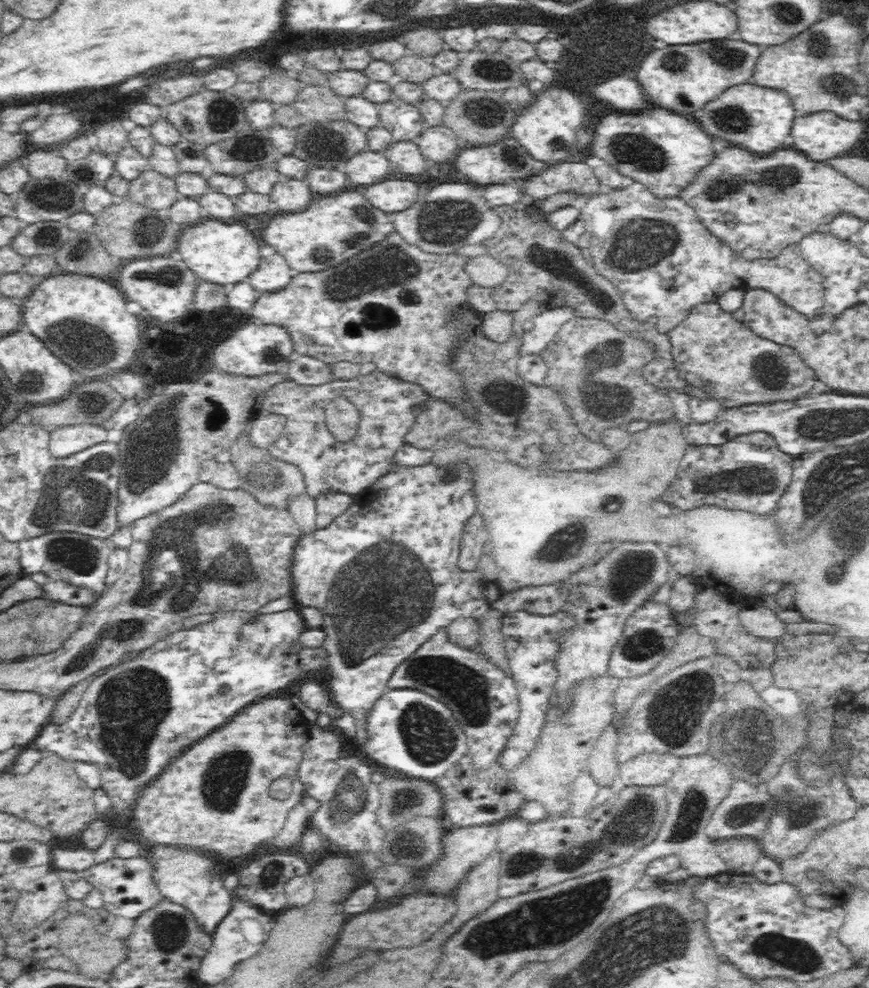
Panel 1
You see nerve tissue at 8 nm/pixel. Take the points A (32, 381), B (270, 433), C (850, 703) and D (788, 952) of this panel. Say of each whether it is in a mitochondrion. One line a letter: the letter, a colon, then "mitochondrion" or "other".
A: mitochondrion
B: other
C: other
D: mitochondrion

